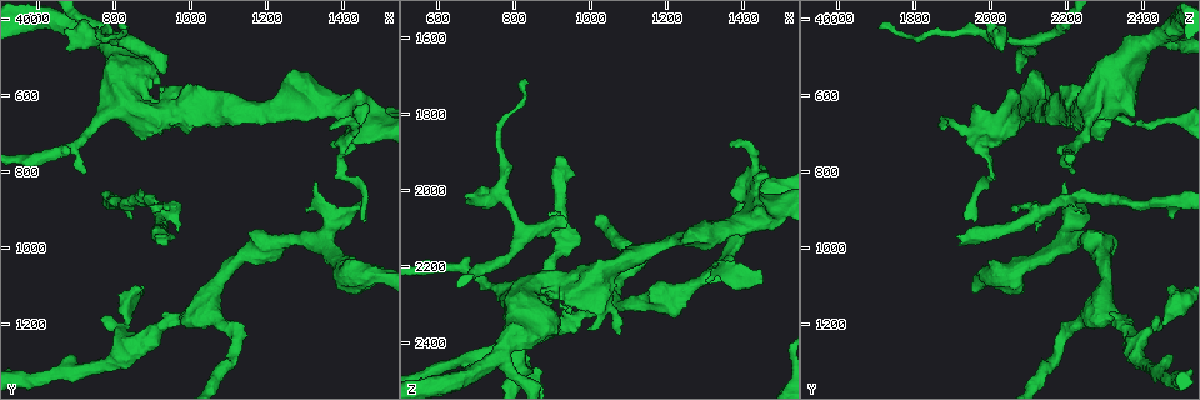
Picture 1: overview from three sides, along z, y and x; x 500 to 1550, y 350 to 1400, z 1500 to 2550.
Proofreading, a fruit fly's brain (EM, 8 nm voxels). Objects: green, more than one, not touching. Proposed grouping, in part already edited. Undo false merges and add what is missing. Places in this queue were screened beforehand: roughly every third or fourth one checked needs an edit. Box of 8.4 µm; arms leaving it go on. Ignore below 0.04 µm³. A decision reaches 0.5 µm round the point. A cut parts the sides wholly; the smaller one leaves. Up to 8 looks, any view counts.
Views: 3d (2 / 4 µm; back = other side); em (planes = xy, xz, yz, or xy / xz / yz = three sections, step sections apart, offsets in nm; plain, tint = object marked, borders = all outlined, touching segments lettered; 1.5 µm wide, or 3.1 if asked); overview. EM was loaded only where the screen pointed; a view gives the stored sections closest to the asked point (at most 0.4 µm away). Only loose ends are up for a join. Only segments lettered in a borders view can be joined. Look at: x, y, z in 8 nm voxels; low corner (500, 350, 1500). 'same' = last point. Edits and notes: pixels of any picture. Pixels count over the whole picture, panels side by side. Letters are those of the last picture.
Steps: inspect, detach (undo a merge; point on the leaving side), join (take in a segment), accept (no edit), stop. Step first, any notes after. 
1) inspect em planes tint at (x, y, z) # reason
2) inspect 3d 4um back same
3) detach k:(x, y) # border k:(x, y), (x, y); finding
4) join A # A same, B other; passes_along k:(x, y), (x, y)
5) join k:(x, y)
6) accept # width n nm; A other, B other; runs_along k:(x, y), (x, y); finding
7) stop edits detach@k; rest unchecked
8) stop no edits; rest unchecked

inspect em xy step 8 borders at (920, 970, 1905) # branch stops here

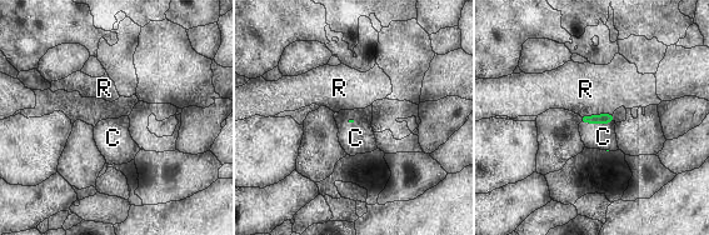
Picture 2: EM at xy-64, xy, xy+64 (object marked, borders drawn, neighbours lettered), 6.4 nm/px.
join C # C same, R other; passes_along 2:(608, 118), (597, 123), (603, 136); it goes on there

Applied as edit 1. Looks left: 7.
inspect overview # see it whole again

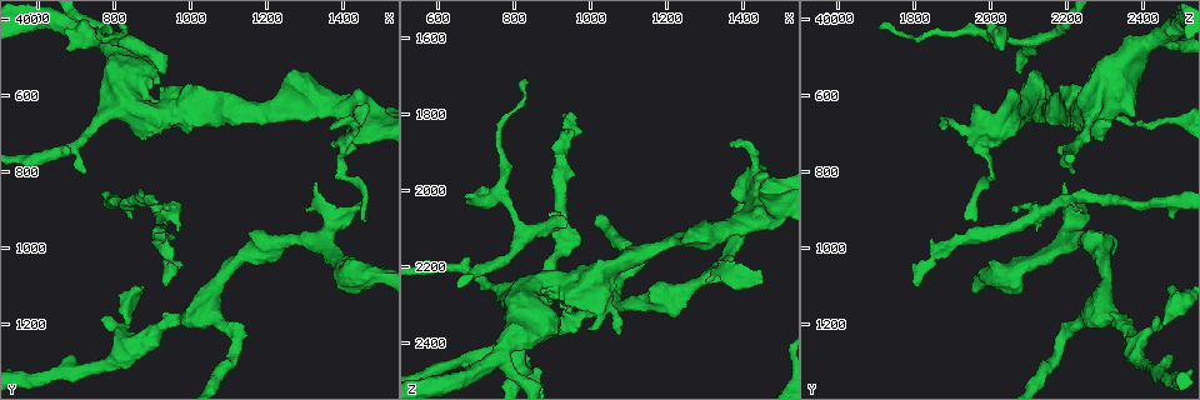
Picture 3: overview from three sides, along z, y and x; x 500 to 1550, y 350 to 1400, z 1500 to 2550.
inspect em yz step 4 tint at (930, 545, 2075) # branch stops here

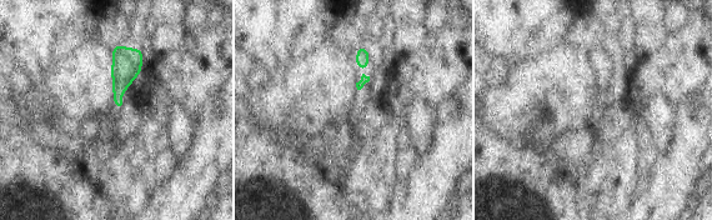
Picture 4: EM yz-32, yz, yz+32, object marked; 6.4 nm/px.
inspect em planes borders same # another direction

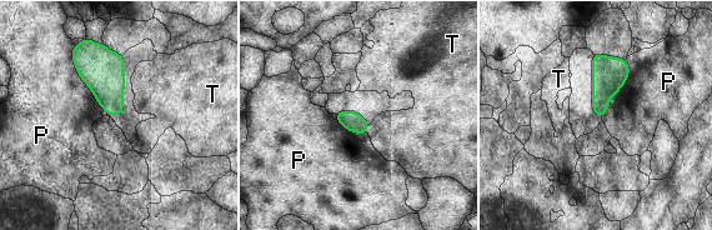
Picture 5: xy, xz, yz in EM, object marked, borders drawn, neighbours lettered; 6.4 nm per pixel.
join T # P other, T same; passes_along 5:(352, 121), (369, 128), (406, 136); the neuron continues

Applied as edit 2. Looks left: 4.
inspect overview # redraw

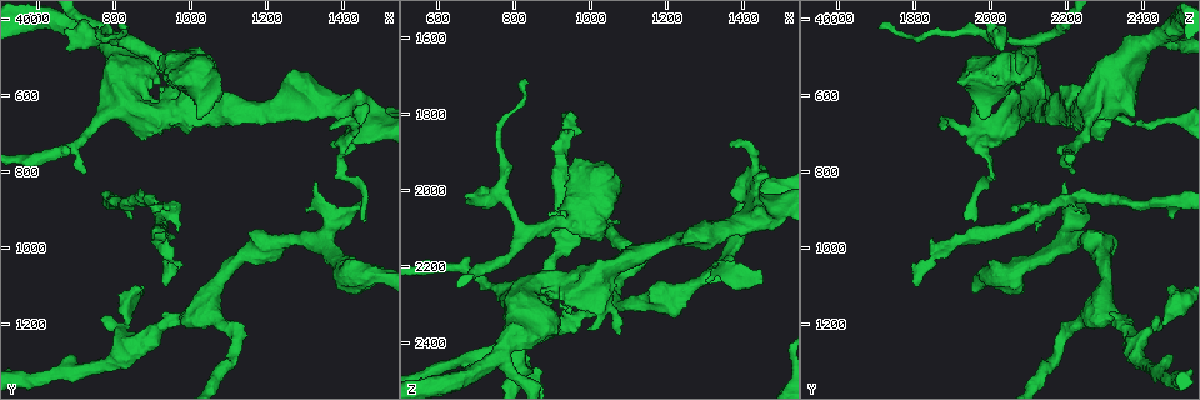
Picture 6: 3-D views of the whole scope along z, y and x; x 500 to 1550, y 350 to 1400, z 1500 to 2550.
inspect 3d 2um at (1455, 875, 2235) # an open end

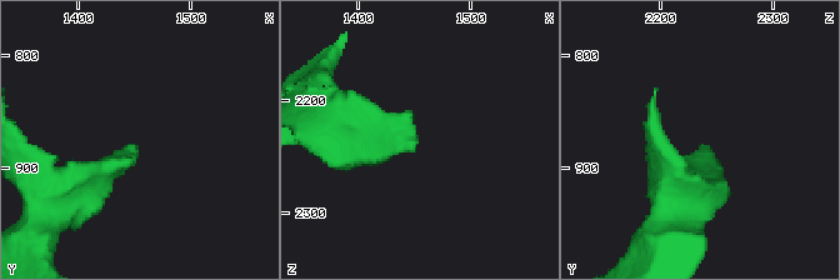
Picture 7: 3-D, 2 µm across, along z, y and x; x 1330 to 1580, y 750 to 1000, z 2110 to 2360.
inspect em yz step 4 tint at (1452, 880, 2240) # shape alone is not enough

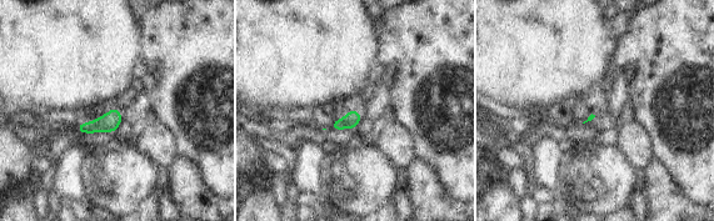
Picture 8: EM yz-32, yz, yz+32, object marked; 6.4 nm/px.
inspect em xy step 8 borders same # cut it another way

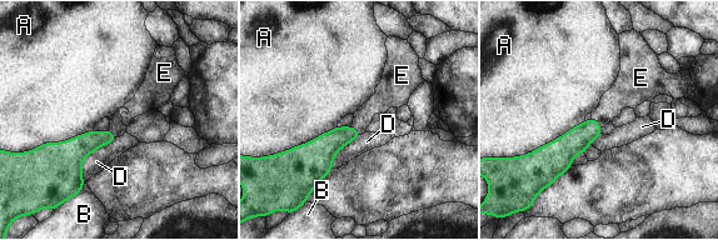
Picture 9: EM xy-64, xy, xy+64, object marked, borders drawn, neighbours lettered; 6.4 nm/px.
join E # longest_contact A 480 nm; A other, B other, D other, E same; passes_along 9:(577, 140), (597, 120), (624, 93); it goes on there

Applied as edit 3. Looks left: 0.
stop edits join@2, join@5, join@9; rest unchecked

